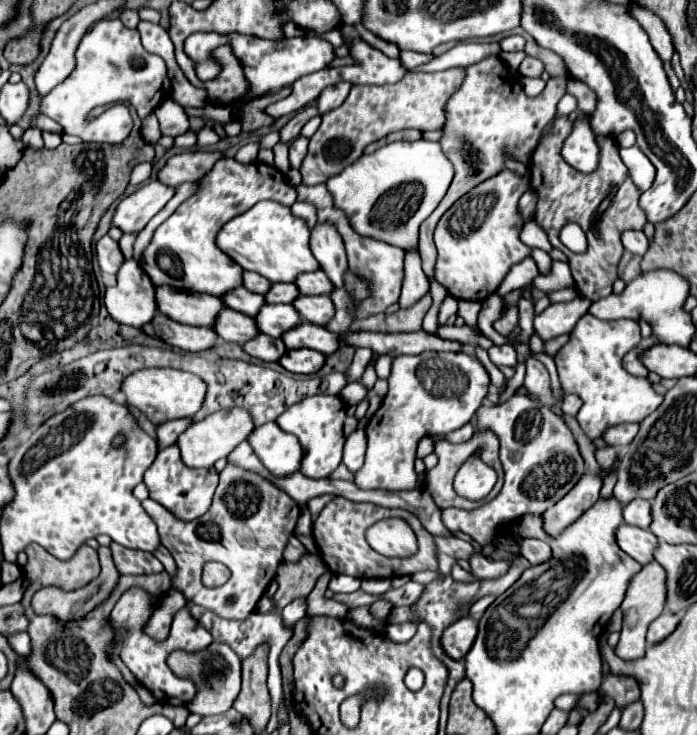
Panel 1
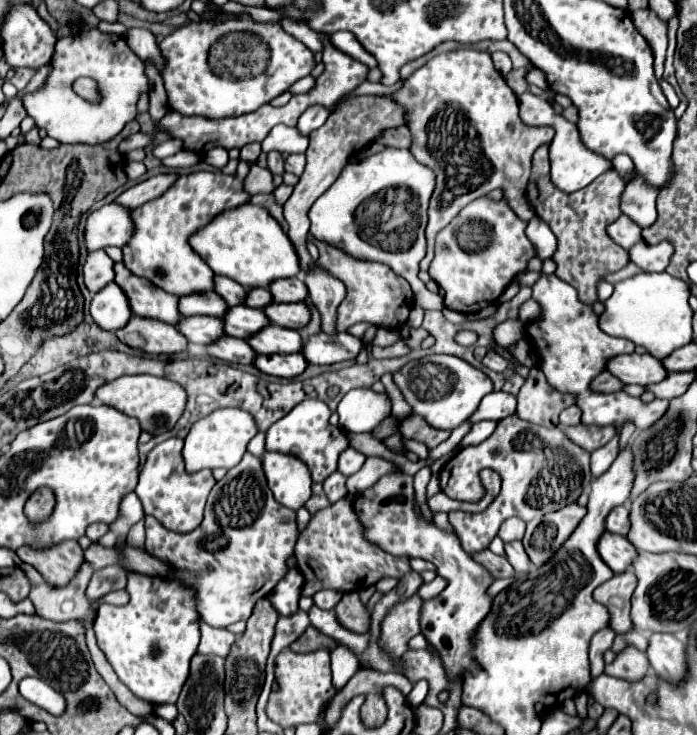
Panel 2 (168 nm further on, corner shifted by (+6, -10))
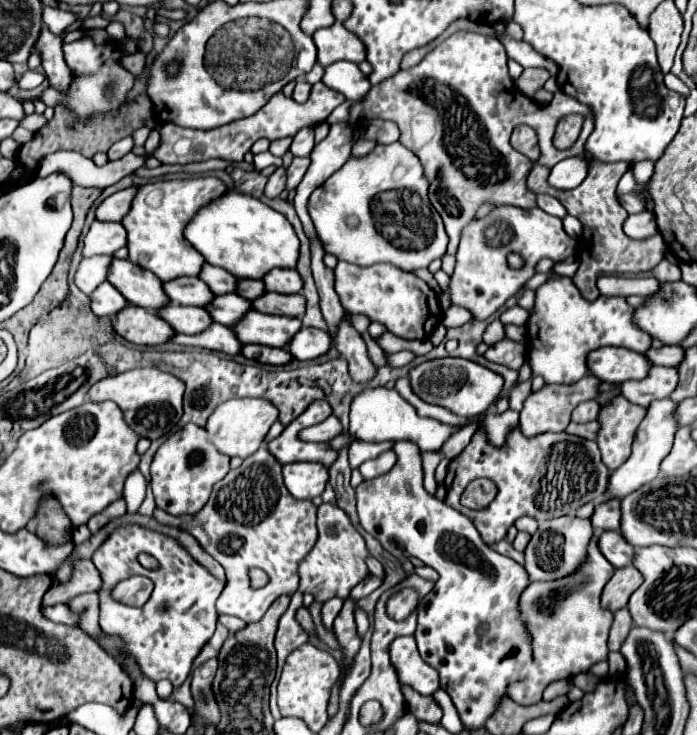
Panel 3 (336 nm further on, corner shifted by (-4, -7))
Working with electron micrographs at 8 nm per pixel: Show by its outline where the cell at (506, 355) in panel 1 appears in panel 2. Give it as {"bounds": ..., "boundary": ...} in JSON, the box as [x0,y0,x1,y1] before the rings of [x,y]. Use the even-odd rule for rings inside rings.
{"bounds":[482,349,508,373],"boundary":[[[492,349],[486,353],[486,357],[482,359],[482,363],[484,363],[488,369],[498,371],[498,373],[504,373],[504,371],[508,369],[508,361],[506,361],[500,353],[496,353],[496,351],[492,351]]]}

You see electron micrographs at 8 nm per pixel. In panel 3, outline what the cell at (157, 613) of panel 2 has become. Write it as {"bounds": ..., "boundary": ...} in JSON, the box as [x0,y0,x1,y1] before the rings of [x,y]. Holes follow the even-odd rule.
{"bounds":[92,526,224,688],"boundary":[[[140,526],[118,528],[114,534],[110,534],[110,540],[106,540],[106,544],[94,552],[92,562],[100,570],[104,582],[102,590],[98,592],[101,629],[108,636],[118,636],[124,642],[126,652],[134,656],[134,662],[138,664],[140,672],[146,674],[146,678],[152,682],[170,680],[174,688],[180,688],[190,676],[194,658],[214,634],[214,604],[224,588],[224,582],[218,582],[206,568],[196,564],[176,540]],[[140,552],[152,554],[160,562],[160,568],[146,570],[140,566]],[[132,574],[142,574],[154,582],[154,592],[142,608],[120,606],[120,602],[112,600],[110,596],[110,588],[114,588],[118,580],[130,578]]]}

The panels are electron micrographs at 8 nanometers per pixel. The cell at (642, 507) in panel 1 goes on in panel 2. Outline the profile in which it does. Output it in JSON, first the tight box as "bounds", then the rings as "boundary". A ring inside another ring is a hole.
{"bounds":[606,505,628,535],"boundary":[[[620,505],[610,511],[610,515],[606,517],[606,531],[616,533],[616,535],[628,533],[628,507]]]}

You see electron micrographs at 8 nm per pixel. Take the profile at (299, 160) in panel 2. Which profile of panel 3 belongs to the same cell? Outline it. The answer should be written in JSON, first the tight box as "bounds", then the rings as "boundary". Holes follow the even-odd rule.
{"bounds":[286,158,310,190],"boundary":[[[294,158],[292,160],[292,164],[288,166],[288,184],[286,184],[288,190],[292,190],[300,184],[300,180],[306,174],[308,166],[310,166],[310,158]]]}

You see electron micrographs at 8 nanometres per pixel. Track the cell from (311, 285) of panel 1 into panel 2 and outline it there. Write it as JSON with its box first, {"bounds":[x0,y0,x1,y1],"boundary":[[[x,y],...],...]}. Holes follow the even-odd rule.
{"bounds":[268,277,308,303],"boundary":[[[288,277],[288,279],[276,279],[268,287],[272,299],[276,303],[294,303],[294,301],[304,301],[308,295],[308,289],[300,277]]]}

